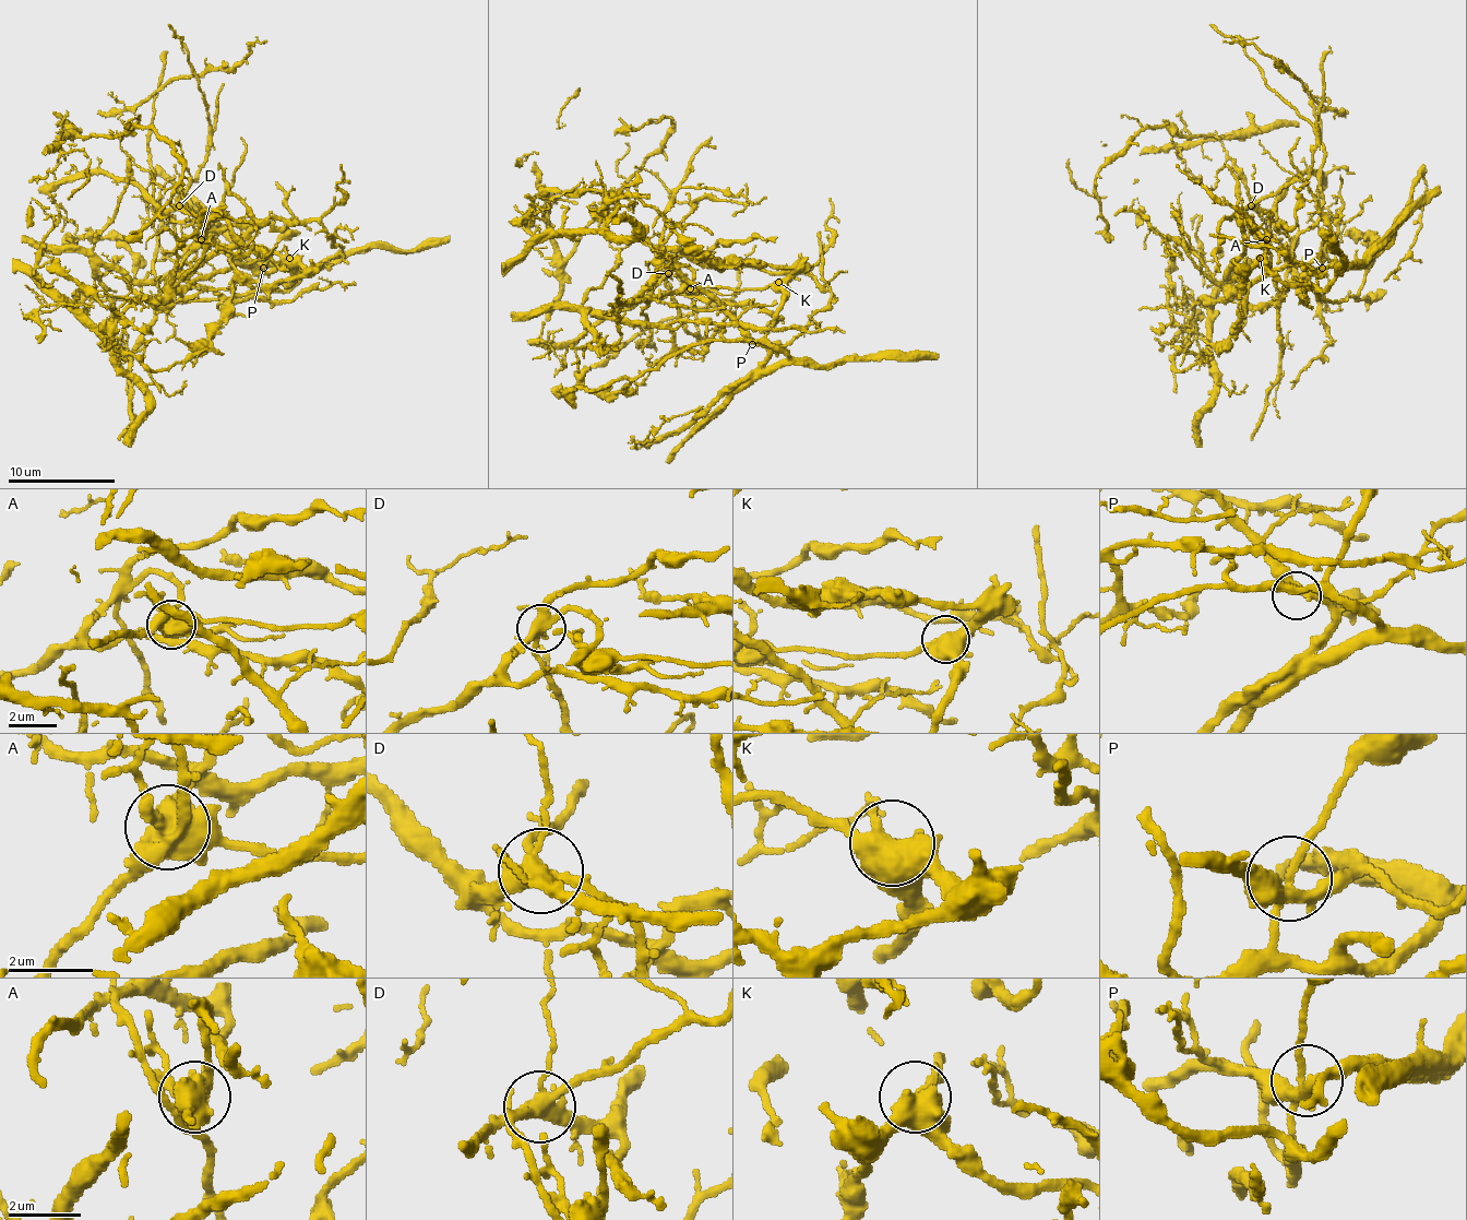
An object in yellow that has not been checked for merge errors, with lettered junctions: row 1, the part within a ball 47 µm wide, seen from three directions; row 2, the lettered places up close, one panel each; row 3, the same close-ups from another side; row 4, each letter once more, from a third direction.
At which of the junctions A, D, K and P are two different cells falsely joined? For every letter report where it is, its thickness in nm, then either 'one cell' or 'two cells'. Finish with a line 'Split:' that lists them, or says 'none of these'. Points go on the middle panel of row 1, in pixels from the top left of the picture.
A: (690, 288) | 550 nm | two cells
D: (668, 273) | 360 nm | two cells
K: (778, 282) | 500 nm | one cell
P: (752, 344) | 280 nm | one cell
Split: A, D

